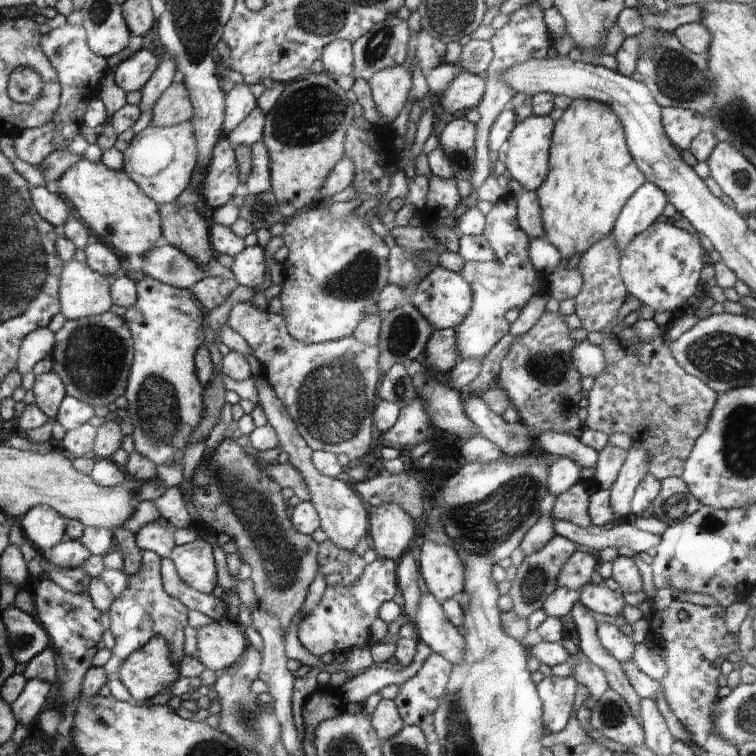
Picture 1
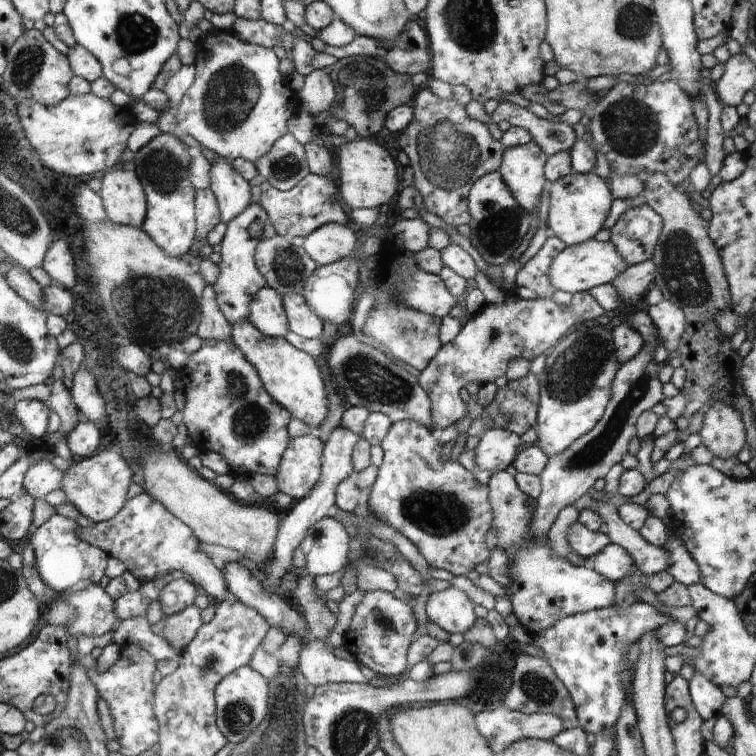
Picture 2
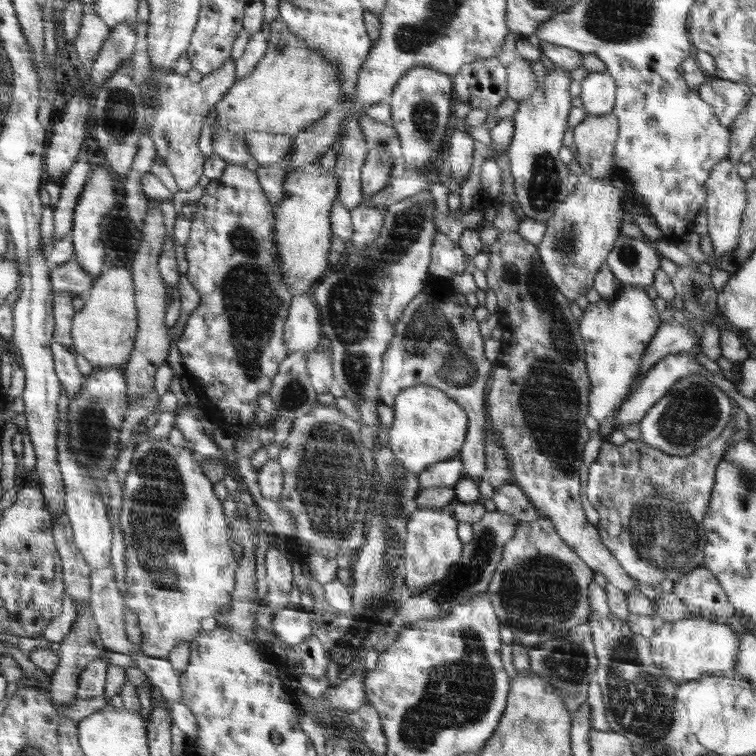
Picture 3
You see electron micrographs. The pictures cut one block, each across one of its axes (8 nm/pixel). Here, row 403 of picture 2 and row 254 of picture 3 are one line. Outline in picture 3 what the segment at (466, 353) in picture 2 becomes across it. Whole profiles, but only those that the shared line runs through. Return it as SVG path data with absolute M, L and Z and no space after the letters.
M441 231L436 233L431 250L430 272L437 279L450 280L466 271L468 260L463 249Z

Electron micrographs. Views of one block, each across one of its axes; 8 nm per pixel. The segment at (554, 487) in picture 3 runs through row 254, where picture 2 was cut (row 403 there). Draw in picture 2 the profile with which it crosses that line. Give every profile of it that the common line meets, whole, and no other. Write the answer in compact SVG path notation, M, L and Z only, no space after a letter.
M529 372L521 379L509 380L505 386L498 387L492 402L482 409L479 421L522 436L538 424L539 404L537 375Z

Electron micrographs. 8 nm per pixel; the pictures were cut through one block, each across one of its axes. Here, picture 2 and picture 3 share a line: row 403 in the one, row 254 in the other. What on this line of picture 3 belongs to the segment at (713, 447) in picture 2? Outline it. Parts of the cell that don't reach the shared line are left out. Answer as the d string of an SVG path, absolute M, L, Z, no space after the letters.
M726 156L712 169L707 180L708 232L714 248L714 257L720 259L720 256L732 252L740 244L739 232L743 224L743 214L746 212L744 206L744 180L738 176L734 163Z

